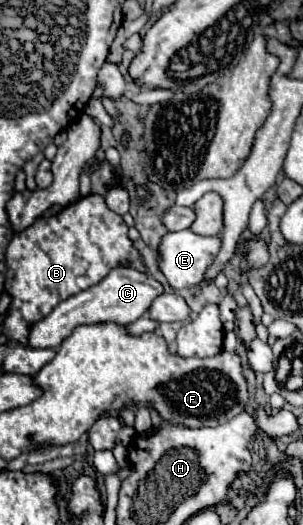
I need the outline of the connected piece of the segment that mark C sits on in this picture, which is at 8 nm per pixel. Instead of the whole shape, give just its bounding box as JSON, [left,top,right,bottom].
[28,266,164,348]

